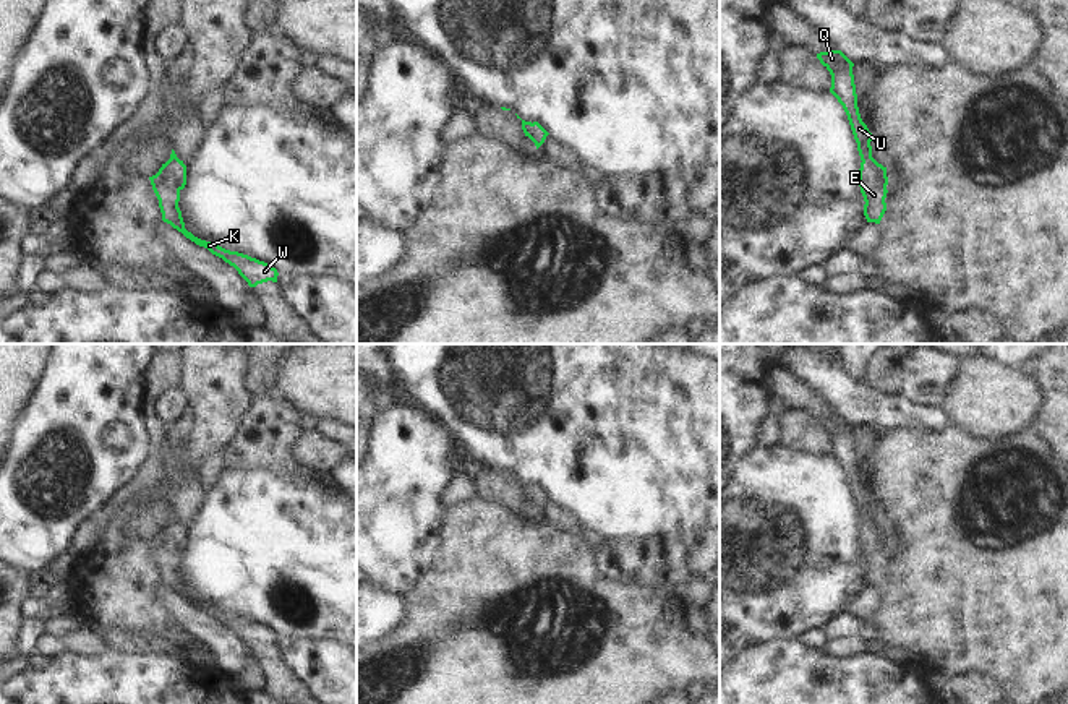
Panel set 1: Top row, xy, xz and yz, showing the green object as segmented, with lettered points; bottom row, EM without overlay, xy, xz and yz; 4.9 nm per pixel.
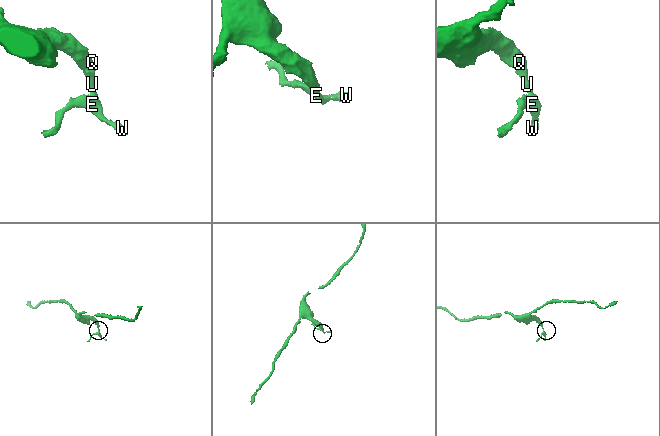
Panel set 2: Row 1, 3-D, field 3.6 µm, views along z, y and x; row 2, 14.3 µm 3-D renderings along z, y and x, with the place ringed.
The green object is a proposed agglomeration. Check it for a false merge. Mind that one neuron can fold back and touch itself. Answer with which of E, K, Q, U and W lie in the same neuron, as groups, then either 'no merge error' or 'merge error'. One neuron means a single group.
E K Q U W | no merge error

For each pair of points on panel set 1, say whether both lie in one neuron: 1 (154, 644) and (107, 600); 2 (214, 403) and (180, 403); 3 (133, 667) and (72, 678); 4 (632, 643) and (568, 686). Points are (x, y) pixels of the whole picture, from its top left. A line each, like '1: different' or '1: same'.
1: different
2: different
3: same
4: same

